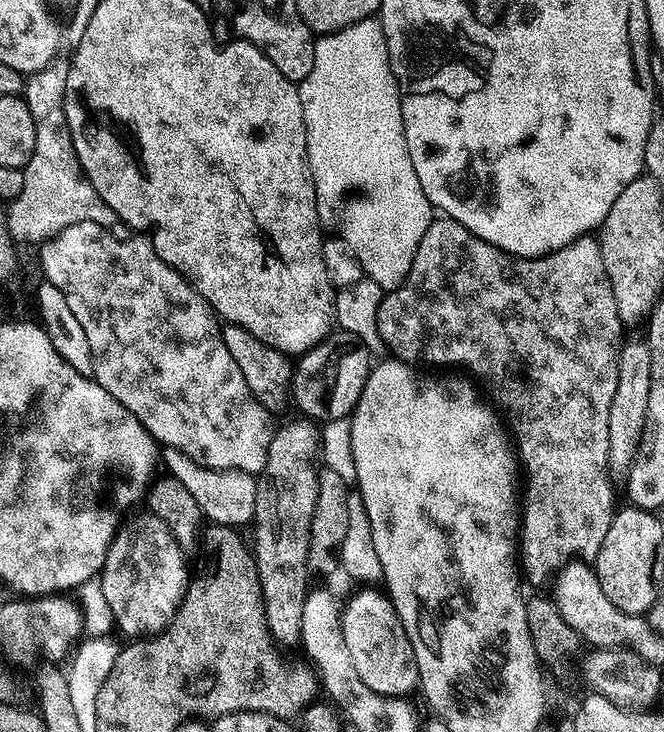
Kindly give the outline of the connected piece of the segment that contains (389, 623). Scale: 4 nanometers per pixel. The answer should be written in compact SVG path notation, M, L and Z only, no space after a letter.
M372 586L365 587L365 592L360 592L357 596L352 596L342 608L340 618L340 629L346 638L346 650L350 650L350 662L354 662L354 670L358 670L358 678L383 696L402 696L407 697L408 692L416 692L420 683L418 674L418 662L414 658L414 646L410 646L410 638L394 610L392 601L388 599L383 591L375 592Z

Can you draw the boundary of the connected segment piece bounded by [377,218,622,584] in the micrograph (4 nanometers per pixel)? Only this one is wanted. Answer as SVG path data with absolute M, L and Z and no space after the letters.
M433 219L426 234L422 234L422 242L418 242L418 254L414 254L410 274L398 287L383 293L383 300L378 306L377 328L378 334L384 339L385 349L395 359L405 362L425 360L428 364L457 364L458 367L473 372L473 374L468 374L475 377L481 385L484 383L488 387L493 400L491 403L502 413L514 437L514 448L522 461L523 471L524 468L528 471L528 489L525 492L523 489L522 492L522 515L518 537L518 560L522 565L522 572L527 583L528 580L532 584L542 583L548 575L549 579L571 558L579 558L584 562L595 561L598 550L602 550L602 542L606 542L606 530L610 530L610 522L614 515L612 484L608 481L610 471L607 451L609 449L610 402L614 399L614 386L618 386L618 358L622 347L622 339L620 340L622 325L615 305L610 278L607 277L603 266L602 250L599 249L597 237L592 234L580 236L572 244L567 244L565 248L559 248L558 251L545 256L511 256L508 252L498 250L498 246L490 246L490 242L478 238L457 220Z

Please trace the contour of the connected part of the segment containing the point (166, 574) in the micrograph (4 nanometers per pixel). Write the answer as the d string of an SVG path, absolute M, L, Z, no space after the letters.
M143 515L117 527L98 577L106 602L110 602L115 627L121 628L128 638L163 632L179 610L190 583L188 568L184 565L186 553L178 546L174 534L170 534L170 526L162 518Z

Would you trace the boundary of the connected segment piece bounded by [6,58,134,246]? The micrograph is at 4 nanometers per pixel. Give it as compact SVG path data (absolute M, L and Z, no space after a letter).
M57 58L42 70L31 73L24 82L22 95L26 106L30 106L30 118L34 118L34 154L23 167L22 191L18 198L6 204L9 234L20 246L39 246L66 230L66 226L74 226L78 222L94 222L119 240L128 240L134 235L134 229L122 222L118 214L106 206L106 202L102 202L98 190L94 190L84 177L74 150L70 126L66 122L64 95L67 73L68 60Z

